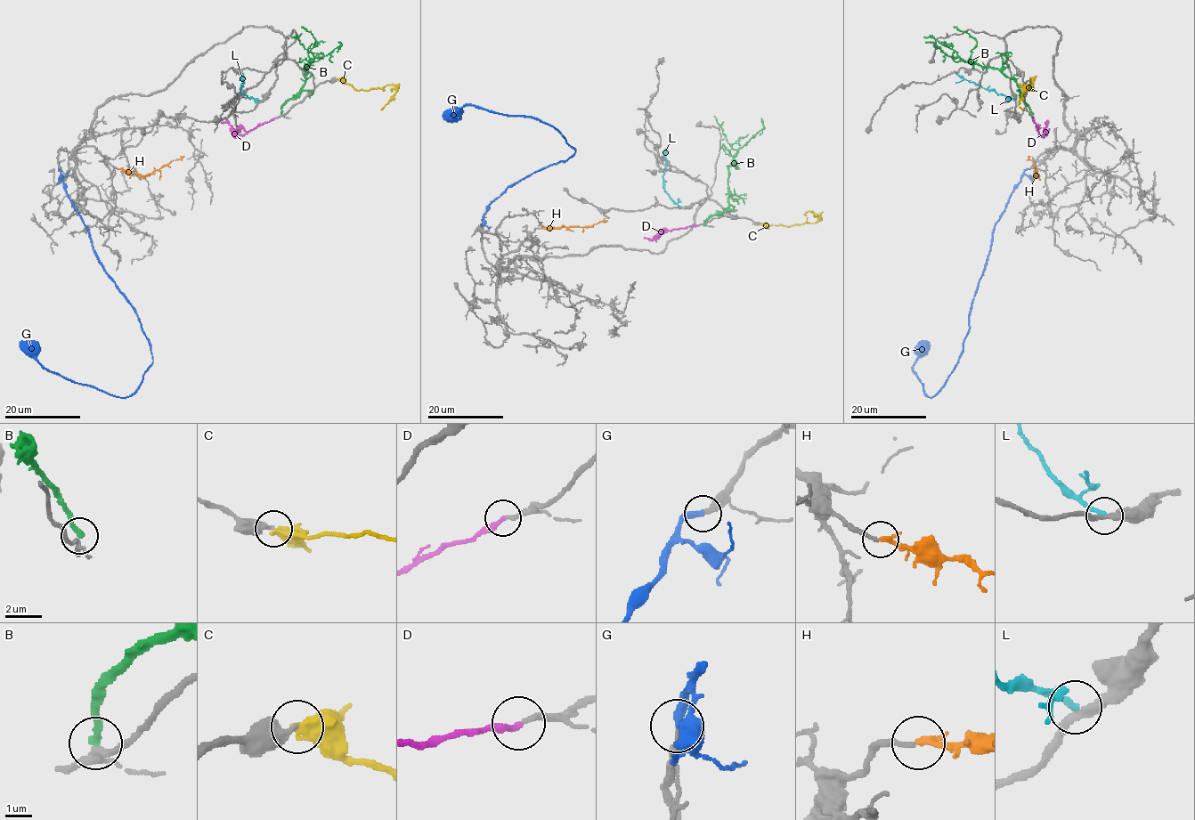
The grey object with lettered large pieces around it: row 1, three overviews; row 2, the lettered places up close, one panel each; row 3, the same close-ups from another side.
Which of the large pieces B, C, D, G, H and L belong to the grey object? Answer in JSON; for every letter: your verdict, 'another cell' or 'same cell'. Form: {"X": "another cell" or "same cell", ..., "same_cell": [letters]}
{"B": "another cell", "C": "another cell", "D": "same cell", "G": "same cell", "H": "same cell", "L": "another cell", "same_cell": ["D", "G", "H"]}

